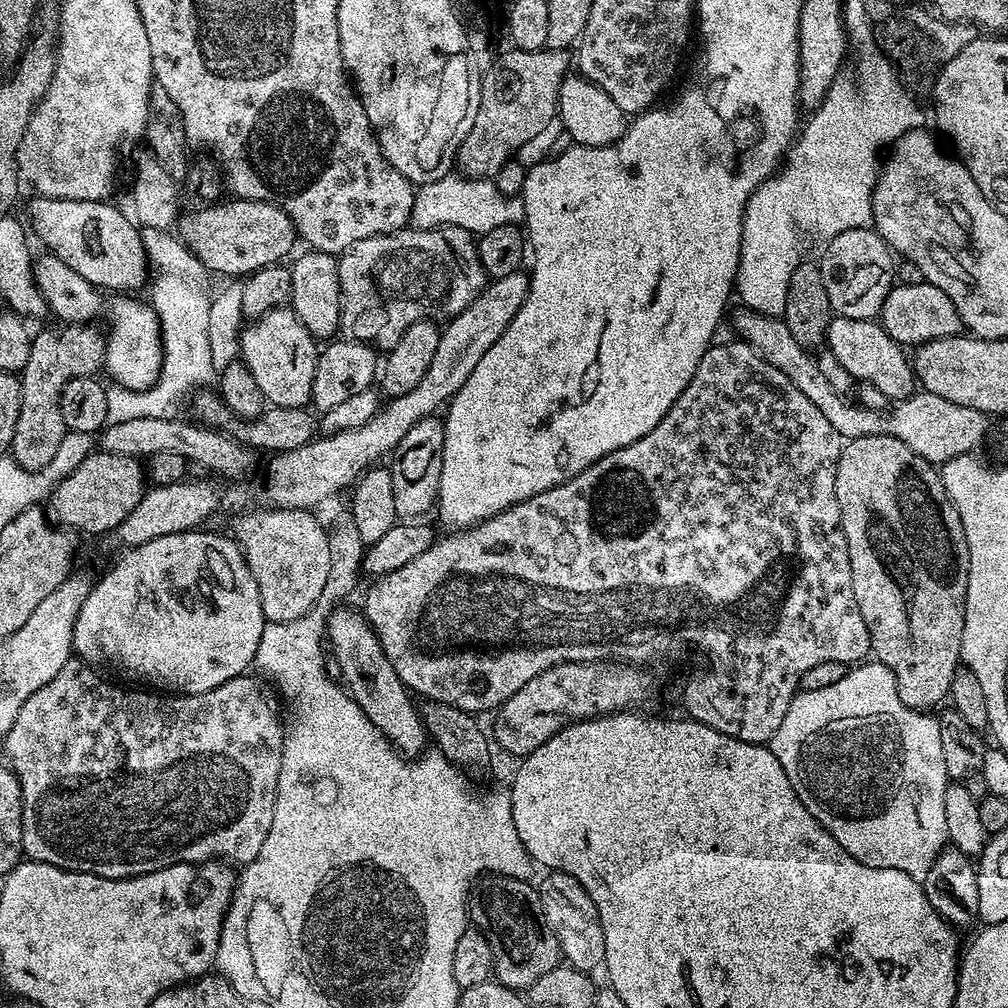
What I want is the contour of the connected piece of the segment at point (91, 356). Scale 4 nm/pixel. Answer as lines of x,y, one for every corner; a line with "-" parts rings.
91,323
56,327
60,328
48,328
32,336
30,358
26,358
26,366
19,373
20,413
14,426
10,456
31,472
45,471
61,445
66,429
60,399
66,382
83,376
96,376
104,368
106,336
101,329
99,332
92,328
96,326

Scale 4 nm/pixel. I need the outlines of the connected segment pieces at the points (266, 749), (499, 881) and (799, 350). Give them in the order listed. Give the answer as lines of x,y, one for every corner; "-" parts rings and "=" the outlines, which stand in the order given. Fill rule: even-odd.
79,658
68,660
66,666
62,666
62,670
58,670
58,674
54,674
54,678
50,678
50,682
46,682
46,686
34,690
34,694
30,694
30,698
26,698
22,710
18,710
18,718
14,722
14,726
10,726
8,736
2,741
2,748
4,748
5,754
8,755
8,757
6,757
7,763
10,765
12,771
16,773
18,782
22,786
22,794
24,795
22,842
24,843
25,857
29,860
37,860
43,864
49,864
50,866
65,868
71,872
94,874
95,876
102,877
103,880
127,880
129,876
141,876
147,872
162,870
166,866
174,866
175,864
204,864
208,860
231,862
233,865
243,866
250,863
254,858
258,858
258,850
262,850
262,842
266,842
266,834
270,834
270,826
274,822
278,774
282,770
282,750
284,749
284,733
286,731
285,721
282,719
282,716
280,720
279,714
276,713
275,706
268,701
268,696
264,693
263,686
265,687
265,685
261,683
255,675
252,677
252,674
245,674
242,676
235,676
230,682
226,682
222,686
218,686
206,694
181,696
179,694
157,694
152,690
140,690
144,692
135,692
132,688
119,688
118,685
111,684
108,680
103,680
99,675
103,676
93,665
86,664
=
488,874
483,877
483,880
488,889
483,892
480,886
473,887
468,898
468,919
476,926
483,925
484,916
488,919
486,935
492,951
492,975
495,983
507,988
527,990
531,984
538,982
538,978
542,978
542,974
550,974
550,970
561,967
560,943
540,915
539,891
533,885
531,888
527,879
=
741,307
739,311
740,313
730,320
735,335
751,346
763,360
770,362
770,366
778,366
778,370
782,370
794,382
794,386
798,386
798,390
802,390
802,394
806,394
806,398
814,402
814,406
825,415
841,439
893,436
906,442
906,446
910,446
914,454
926,458
926,462
939,466
950,462
950,458
975,453
976,447
987,438
989,413
974,410
974,406
958,406
958,402
946,402
946,398
938,398
938,394
923,390
899,401
891,410
876,411
856,402
852,404
823,377
822,370
818,369
809,349
794,342
794,334
790,334
783,318
763,316
745,307

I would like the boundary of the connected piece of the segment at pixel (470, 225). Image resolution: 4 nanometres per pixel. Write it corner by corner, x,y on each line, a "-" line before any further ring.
449,174
416,188
411,223
417,228
458,226
473,234
483,234
498,226
519,225
524,218
524,201
520,196
507,196
496,189
488,178
465,178

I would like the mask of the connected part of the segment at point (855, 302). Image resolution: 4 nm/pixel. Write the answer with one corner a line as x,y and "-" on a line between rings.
869,226
833,236
823,248
824,257
819,257
818,263
833,313
876,320
886,302
886,294
894,287
894,253
888,243
876,233
875,227

